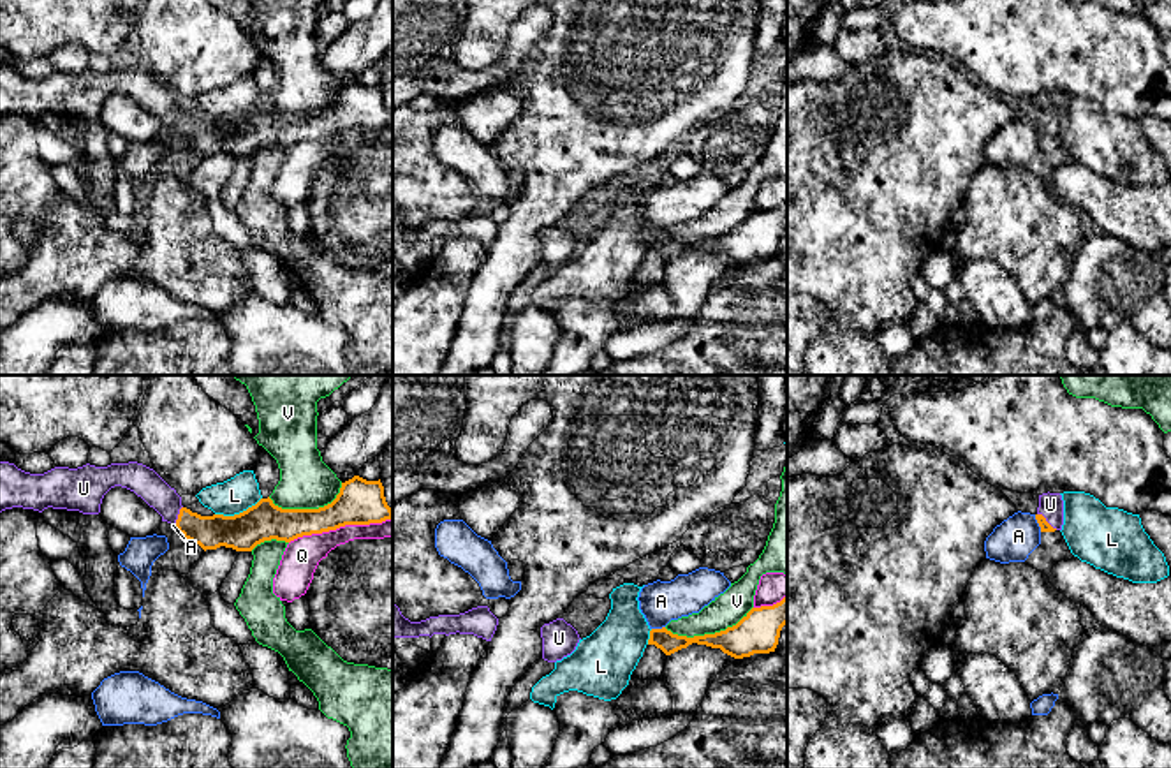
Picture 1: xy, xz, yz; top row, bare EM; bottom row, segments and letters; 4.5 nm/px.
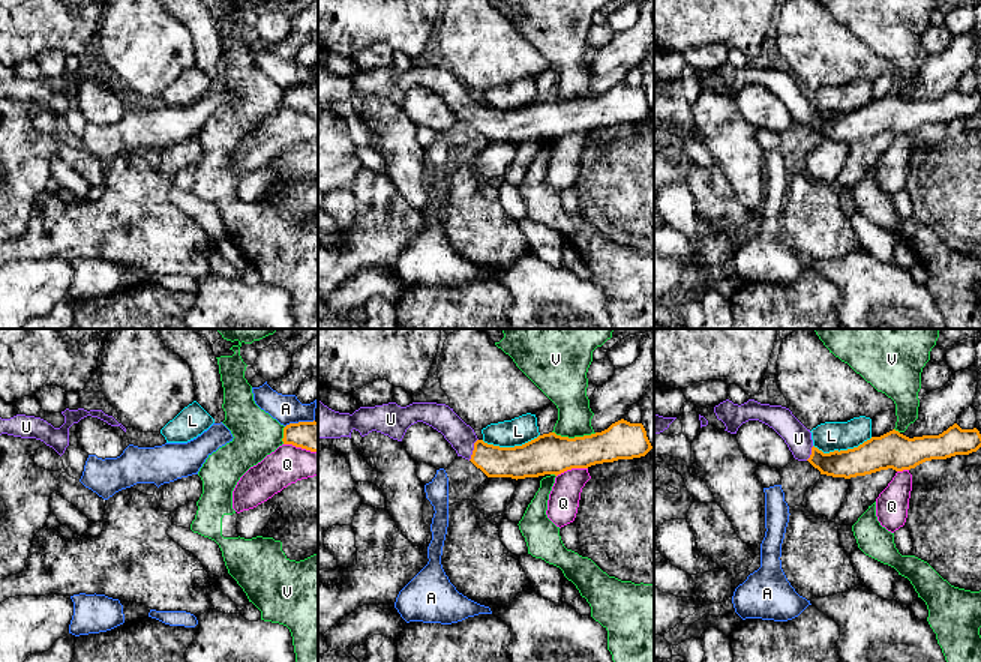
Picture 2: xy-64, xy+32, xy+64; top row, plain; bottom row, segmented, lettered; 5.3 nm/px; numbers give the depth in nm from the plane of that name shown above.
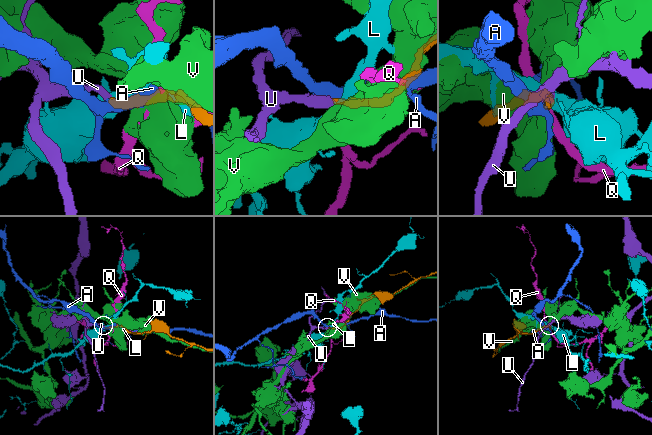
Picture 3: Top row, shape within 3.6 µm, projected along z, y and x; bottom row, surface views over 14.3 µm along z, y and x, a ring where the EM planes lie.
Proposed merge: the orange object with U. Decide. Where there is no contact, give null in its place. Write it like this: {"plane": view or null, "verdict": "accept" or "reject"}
{"plane": "yz", "verdict": "accept"}

